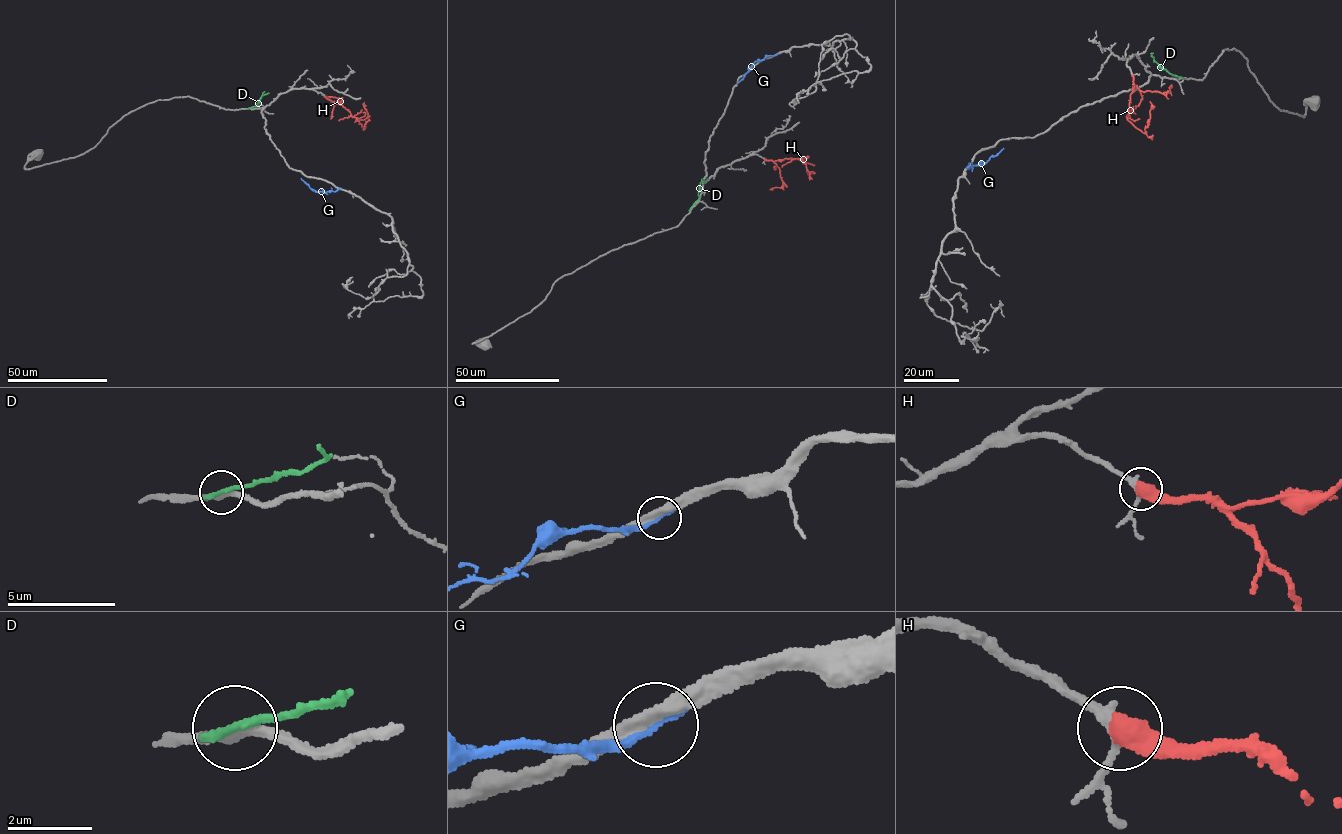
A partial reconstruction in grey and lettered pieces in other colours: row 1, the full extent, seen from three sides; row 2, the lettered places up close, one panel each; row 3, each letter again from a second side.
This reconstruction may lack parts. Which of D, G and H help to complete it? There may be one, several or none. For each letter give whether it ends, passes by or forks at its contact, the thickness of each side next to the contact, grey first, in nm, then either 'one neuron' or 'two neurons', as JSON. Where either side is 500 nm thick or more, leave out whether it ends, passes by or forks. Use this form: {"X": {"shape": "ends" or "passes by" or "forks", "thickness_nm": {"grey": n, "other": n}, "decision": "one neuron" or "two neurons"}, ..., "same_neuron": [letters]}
{"D": {"shape": "ends", "thickness_nm": {"grey": 240, "other": 240}, "decision": "two neurons"}, "G": {"shape": "ends", "thickness_nm": {"grey": 340, "other": 280}, "decision": "two neurons"}, "H": {"thickness_nm": {"grey": 240, "other": 500}, "decision": "one neuron"}, "same_neuron": ["H"]}

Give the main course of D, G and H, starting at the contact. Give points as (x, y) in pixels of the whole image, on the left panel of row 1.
D: (248, 108), (257, 105), (262, 95), (268, 93)
G: (340, 188), (325, 192), (312, 190), (301, 178)
H: (324, 96), (340, 103), (364, 126), (368, 119), (364, 102)

